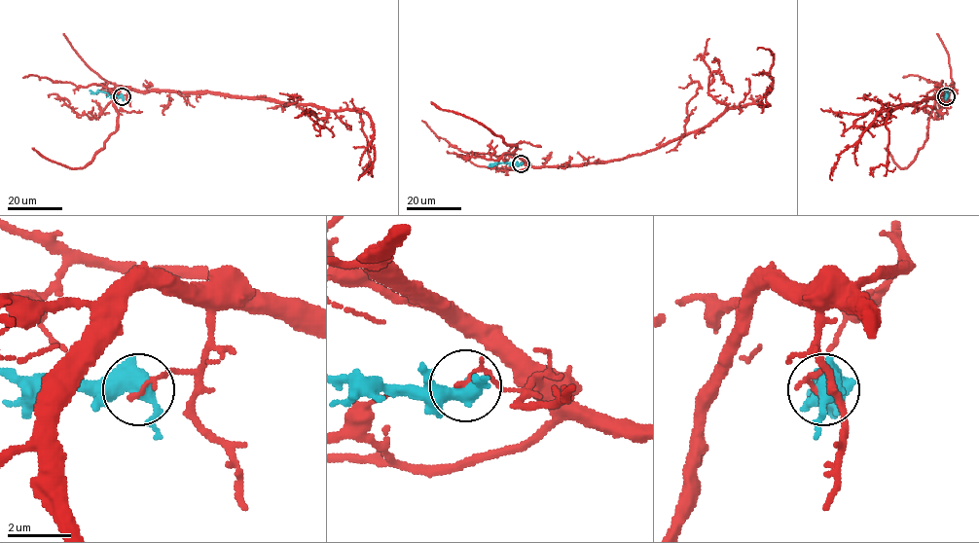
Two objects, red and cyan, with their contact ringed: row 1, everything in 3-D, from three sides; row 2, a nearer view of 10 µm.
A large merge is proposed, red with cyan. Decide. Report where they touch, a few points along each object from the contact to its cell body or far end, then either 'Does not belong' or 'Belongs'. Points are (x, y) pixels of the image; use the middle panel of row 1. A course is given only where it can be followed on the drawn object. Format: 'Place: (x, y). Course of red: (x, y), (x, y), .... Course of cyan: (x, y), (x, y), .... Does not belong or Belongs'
Place: (521, 163). Course of red: (521, 163), (607, 162), (697, 132), (729, 109), (751, 104), (769, 91), (774, 56), (769, 50), (757, 50). Course of cyan: (521, 163), (496, 162), (489, 165). Does not belong

